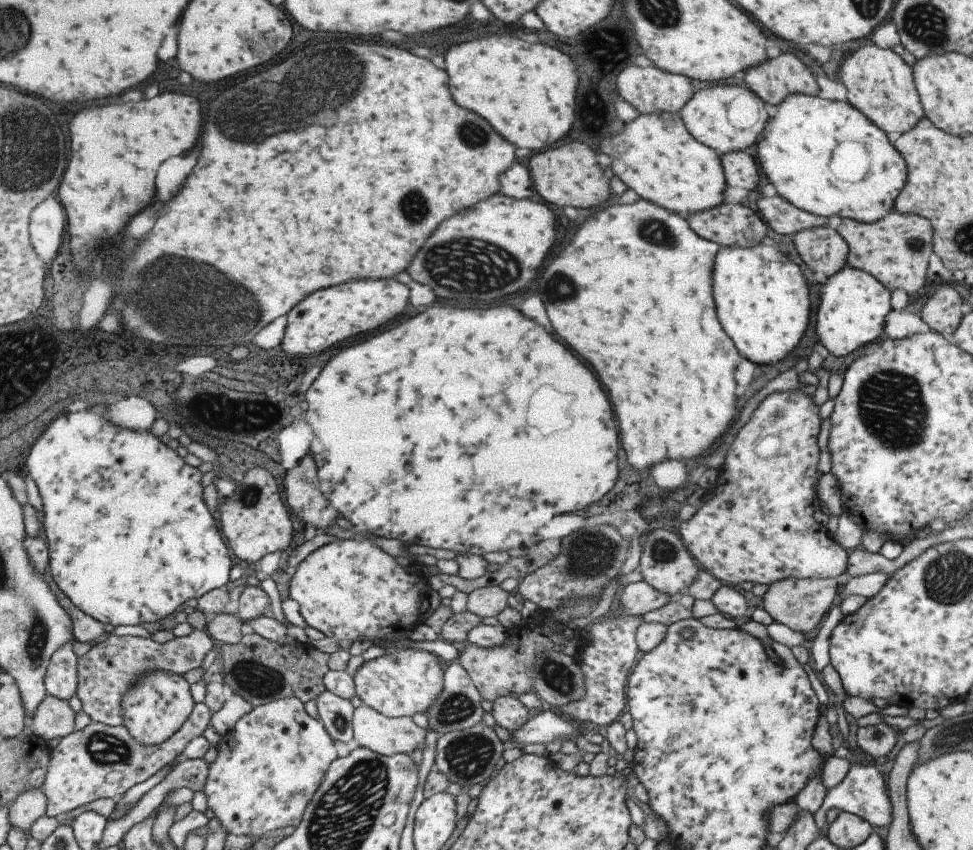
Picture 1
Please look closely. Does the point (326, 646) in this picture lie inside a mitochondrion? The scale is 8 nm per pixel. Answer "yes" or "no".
no

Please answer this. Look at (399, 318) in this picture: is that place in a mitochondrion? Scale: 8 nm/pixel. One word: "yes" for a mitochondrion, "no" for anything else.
no

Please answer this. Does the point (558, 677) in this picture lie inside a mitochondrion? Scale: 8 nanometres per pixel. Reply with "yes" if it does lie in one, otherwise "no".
yes

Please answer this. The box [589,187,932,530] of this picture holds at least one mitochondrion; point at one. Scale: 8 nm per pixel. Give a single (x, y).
(891, 406)

